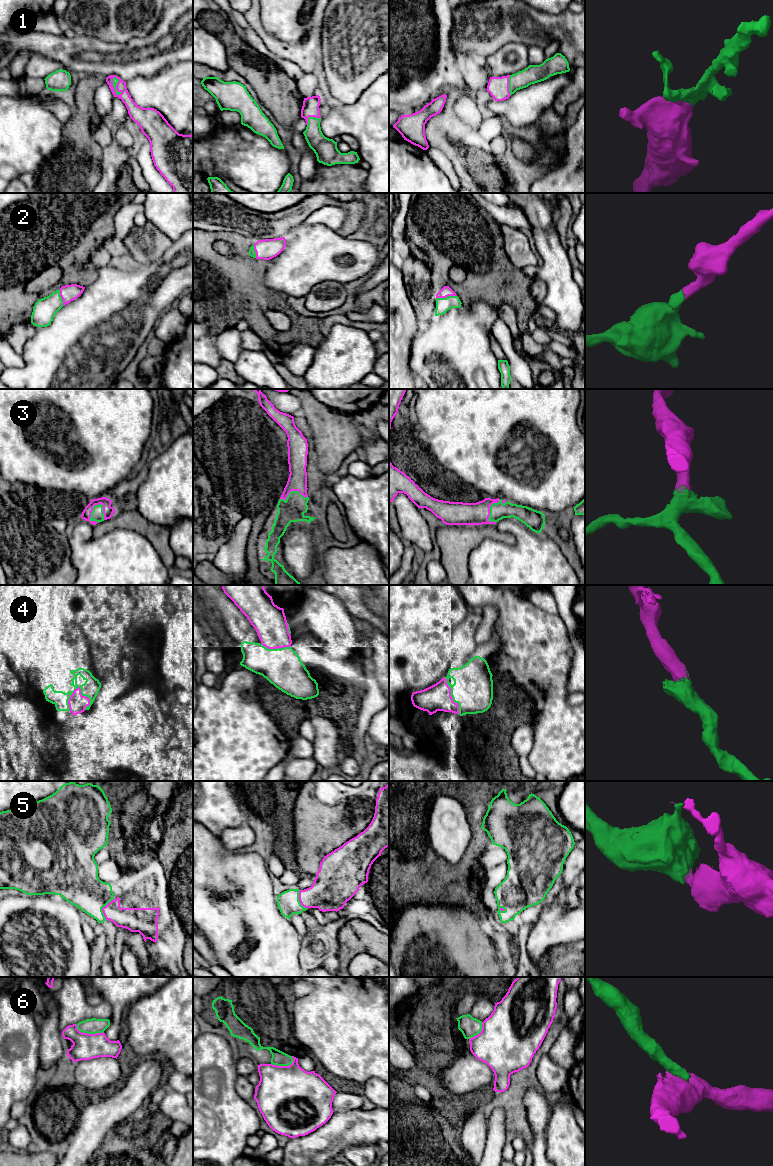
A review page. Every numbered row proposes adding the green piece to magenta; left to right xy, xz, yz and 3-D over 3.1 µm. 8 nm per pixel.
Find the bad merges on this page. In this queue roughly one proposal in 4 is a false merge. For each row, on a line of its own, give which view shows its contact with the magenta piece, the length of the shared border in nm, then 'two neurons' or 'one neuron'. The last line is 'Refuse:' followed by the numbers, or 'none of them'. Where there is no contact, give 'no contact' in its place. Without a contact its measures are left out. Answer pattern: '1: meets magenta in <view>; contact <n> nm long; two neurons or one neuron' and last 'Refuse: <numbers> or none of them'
1: meets magenta in xy; contact 170 nm long; one neuron
2: meets magenta in yz; contact 170 nm long; one neuron
3: meets magenta in xy; contact 180 nm long; one neuron
4: meets magenta in xy; contact 220 nm long; one neuron
5: meets magenta in xy; contact 170 nm long; one neuron
6: meets magenta in xy; contact 240 nm long; two neurons
Refuse: 6

